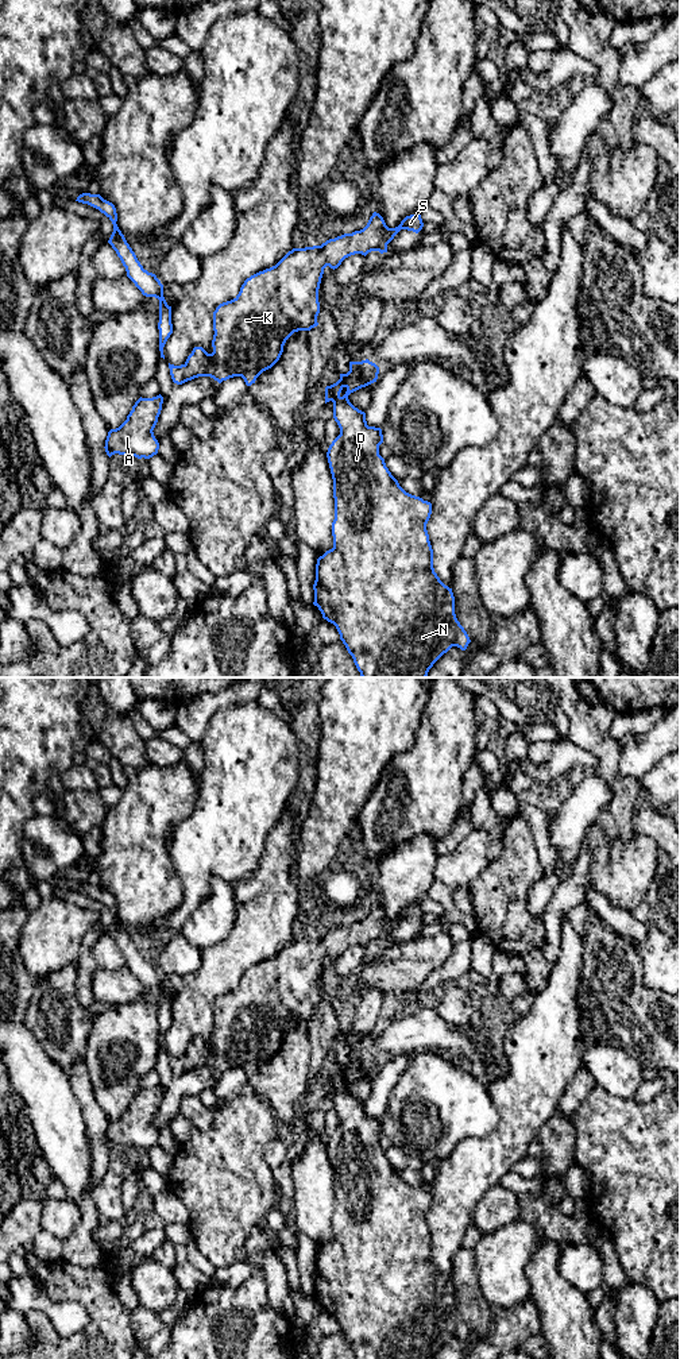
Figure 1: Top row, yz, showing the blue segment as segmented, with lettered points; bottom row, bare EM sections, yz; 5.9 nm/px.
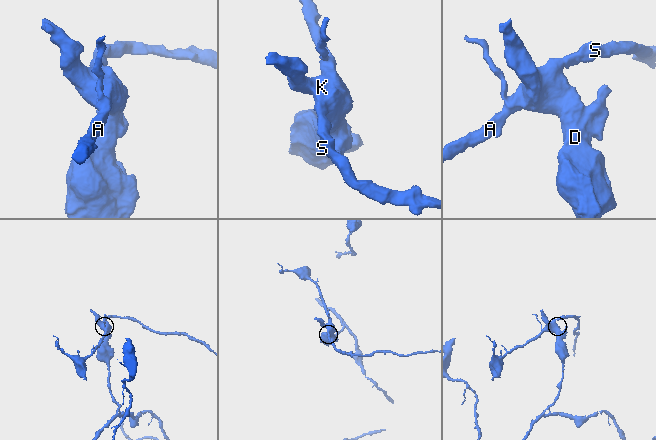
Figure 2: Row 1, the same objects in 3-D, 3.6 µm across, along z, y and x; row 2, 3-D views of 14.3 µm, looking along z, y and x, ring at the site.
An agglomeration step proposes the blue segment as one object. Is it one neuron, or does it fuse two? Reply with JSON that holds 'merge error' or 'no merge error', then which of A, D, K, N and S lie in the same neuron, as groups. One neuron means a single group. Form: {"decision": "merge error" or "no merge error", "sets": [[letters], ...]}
{"decision": "no merge error", "sets": [["A", "D", "K", "N", "S"]]}

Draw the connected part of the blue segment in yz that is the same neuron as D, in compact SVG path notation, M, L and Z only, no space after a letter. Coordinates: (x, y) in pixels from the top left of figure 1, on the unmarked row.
M368 1050L349 1053L349 1062L325 1078L325 1094L333 1093L333 1109L340 1126L327 1143L335 1189L333 1239L317 1250L313 1296L324 1310L336 1317L356 1359L432 1359L452 1337L465 1341L471 1331L456 1309L452 1279L440 1271L433 1259L433 1240L426 1221L432 1194L399 1177L379 1146L382 1120L368 1117L366 1104L348 1090L351 1084L376 1073L378 1065L379 1058Z

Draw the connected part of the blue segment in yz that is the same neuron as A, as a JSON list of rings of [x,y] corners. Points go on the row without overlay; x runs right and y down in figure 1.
[[[163,1088],[139,1089],[127,1111],[116,1120],[108,1123],[105,1143],[111,1148],[115,1144],[150,1150],[158,1144],[159,1134],[154,1127],[154,1119],[162,1101]]]

